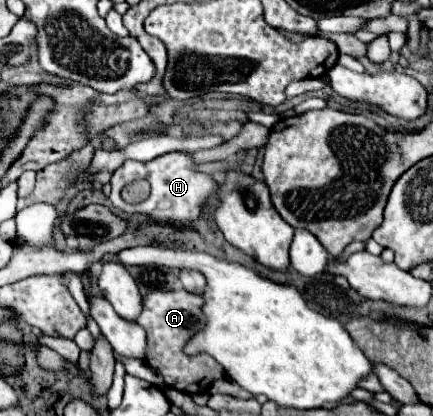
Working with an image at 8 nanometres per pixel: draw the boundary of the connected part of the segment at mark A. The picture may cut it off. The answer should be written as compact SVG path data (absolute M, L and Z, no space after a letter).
M184 289L180 291L150 291L144 297L142 313L138 315L136 323L146 329L148 347L146 347L146 365L154 367L158 373L162 373L164 383L168 387L174 387L182 393L204 393L214 379L224 377L222 365L218 365L210 355L194 355L186 357L182 353L182 345L196 333L196 329L202 329L204 317L202 317L202 297L188 293Z

